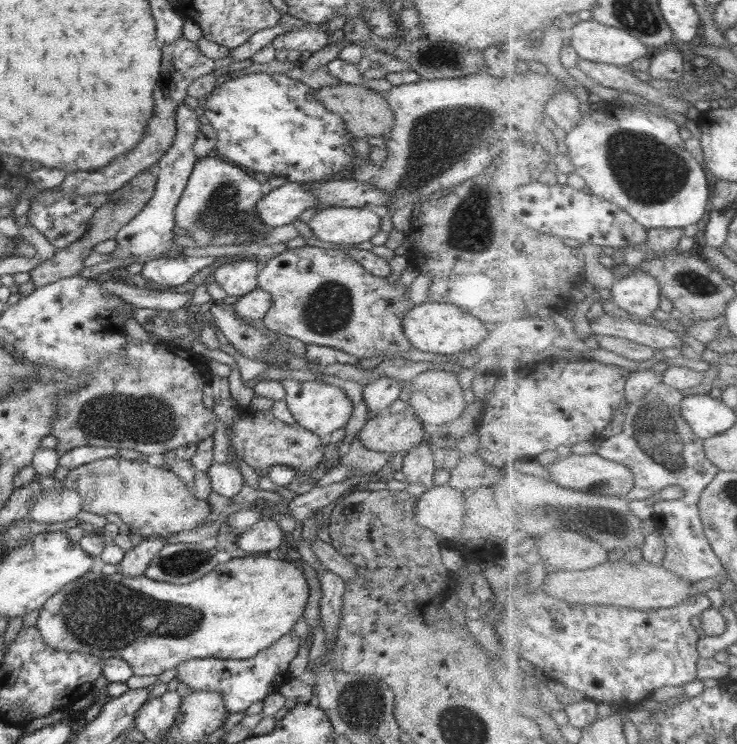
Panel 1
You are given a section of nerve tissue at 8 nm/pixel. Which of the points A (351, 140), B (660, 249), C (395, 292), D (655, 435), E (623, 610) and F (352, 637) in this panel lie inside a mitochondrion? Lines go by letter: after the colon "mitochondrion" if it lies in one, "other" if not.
A: other
B: other
C: other
D: mitochondrion
E: other
F: other

